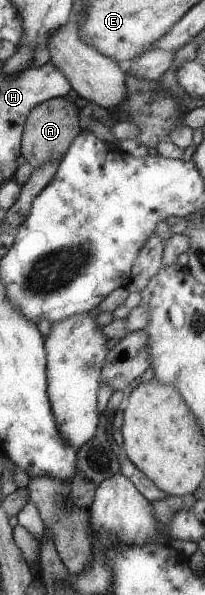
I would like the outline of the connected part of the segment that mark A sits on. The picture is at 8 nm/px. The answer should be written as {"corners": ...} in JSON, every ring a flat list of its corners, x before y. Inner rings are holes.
{"corners":[[66,97,54,98,36,105,24,129,23,155,34,168,48,161,60,161,80,134,80,117,76,105]]}

